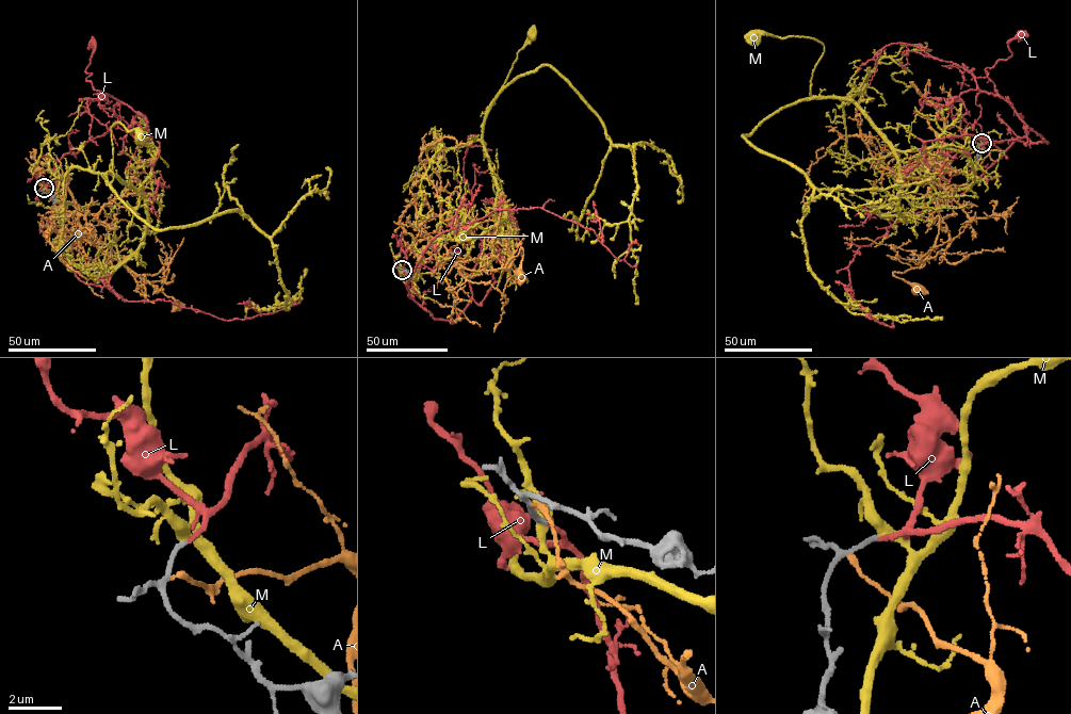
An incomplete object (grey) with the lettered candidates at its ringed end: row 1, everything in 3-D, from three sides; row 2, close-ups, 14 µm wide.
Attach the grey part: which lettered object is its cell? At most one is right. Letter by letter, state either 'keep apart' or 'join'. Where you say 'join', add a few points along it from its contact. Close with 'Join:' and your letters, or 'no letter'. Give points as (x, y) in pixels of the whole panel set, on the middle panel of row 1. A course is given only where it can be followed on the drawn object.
A: keep apart
L: join; it runs (402, 270), (409, 297), (453, 322), (471, 299), (482, 242), (459, 240), (449, 257), (456, 248), (456, 255)
M: keep apart
Join: L

